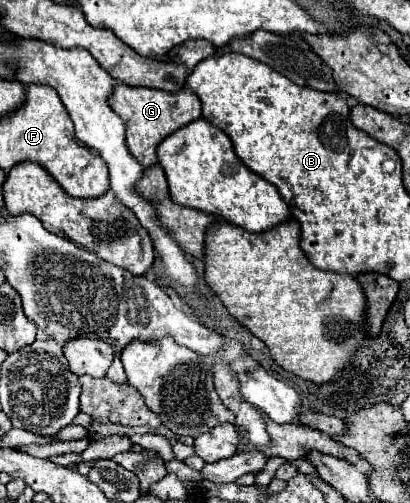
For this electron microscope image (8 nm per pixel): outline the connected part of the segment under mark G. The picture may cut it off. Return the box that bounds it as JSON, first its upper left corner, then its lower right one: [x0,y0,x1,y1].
[109,83,201,167]

